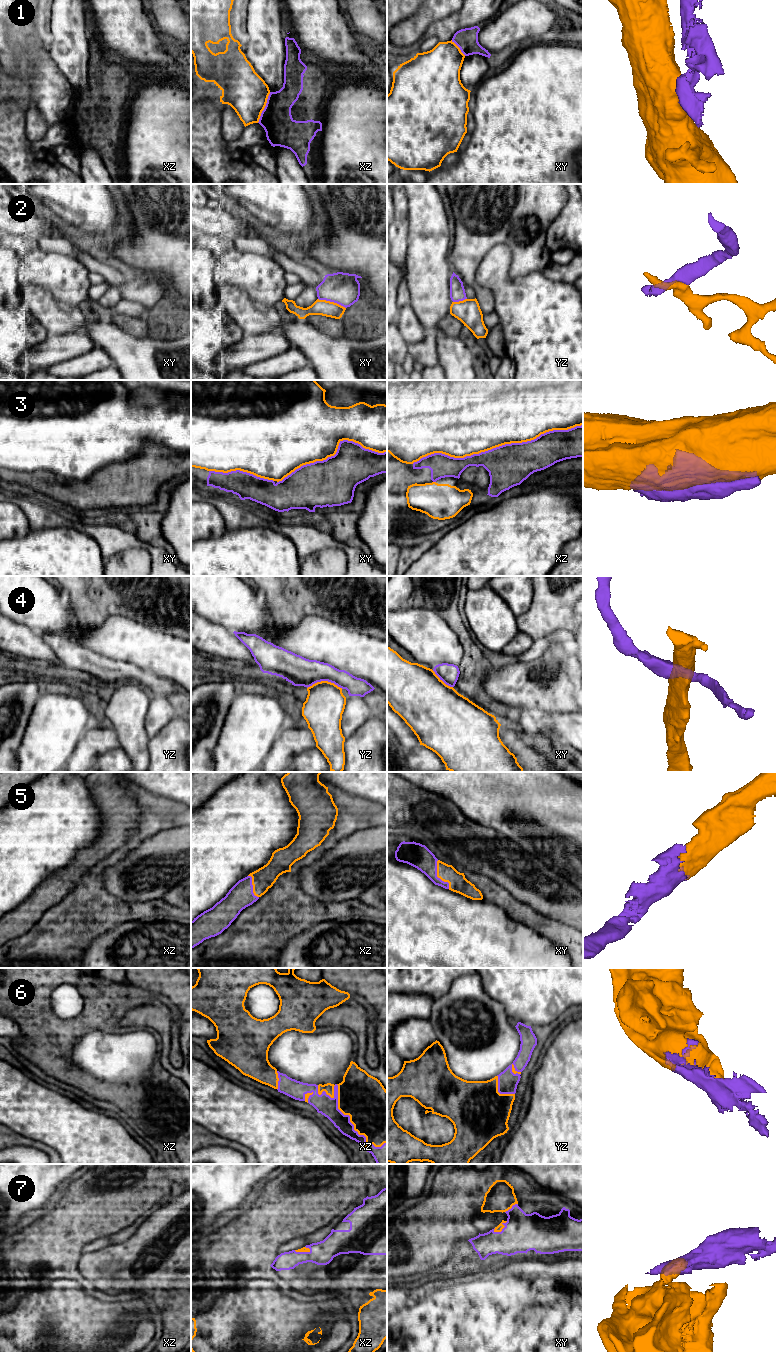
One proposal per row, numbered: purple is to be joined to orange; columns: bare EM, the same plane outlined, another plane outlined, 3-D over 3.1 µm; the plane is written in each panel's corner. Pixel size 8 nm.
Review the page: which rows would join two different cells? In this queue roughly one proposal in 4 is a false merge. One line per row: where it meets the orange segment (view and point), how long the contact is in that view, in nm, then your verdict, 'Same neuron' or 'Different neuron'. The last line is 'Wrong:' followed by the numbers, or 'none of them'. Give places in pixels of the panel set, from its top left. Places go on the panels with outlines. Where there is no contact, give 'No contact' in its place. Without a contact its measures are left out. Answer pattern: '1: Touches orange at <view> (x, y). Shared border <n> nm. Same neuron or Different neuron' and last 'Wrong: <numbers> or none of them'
1: Touches orange at xz (264, 107). Shared border 260 nm. Different neuron
2: Touches orange at xy (332, 302). Shared border 240 nm. Different neuron
3: Touches orange at xz (497, 446). Shared border 1400 nm. Different neuron
4: Touches orange at yz (325, 681). Shared border 280 nm. Different neuron
5: Touches orange at xy (437, 876). Shared border 260 nm. Same neuron
6: Touches orange at xz (340, 1110). Shared border 750 nm. Same neuron
7: Touches orange at xy (502, 1228). Shared border 150 nm. Same neuron
Wrong: 1, 2, 3, 4

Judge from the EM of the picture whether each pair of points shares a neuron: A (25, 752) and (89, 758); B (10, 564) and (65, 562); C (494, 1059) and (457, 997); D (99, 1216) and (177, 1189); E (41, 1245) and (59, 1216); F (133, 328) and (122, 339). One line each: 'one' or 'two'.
A: two
B: one
C: one
D: two
E: one
F: two

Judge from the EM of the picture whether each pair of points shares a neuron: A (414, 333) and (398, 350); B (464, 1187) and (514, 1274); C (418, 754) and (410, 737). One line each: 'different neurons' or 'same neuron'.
A: different neurons
B: different neurons
C: different neurons

